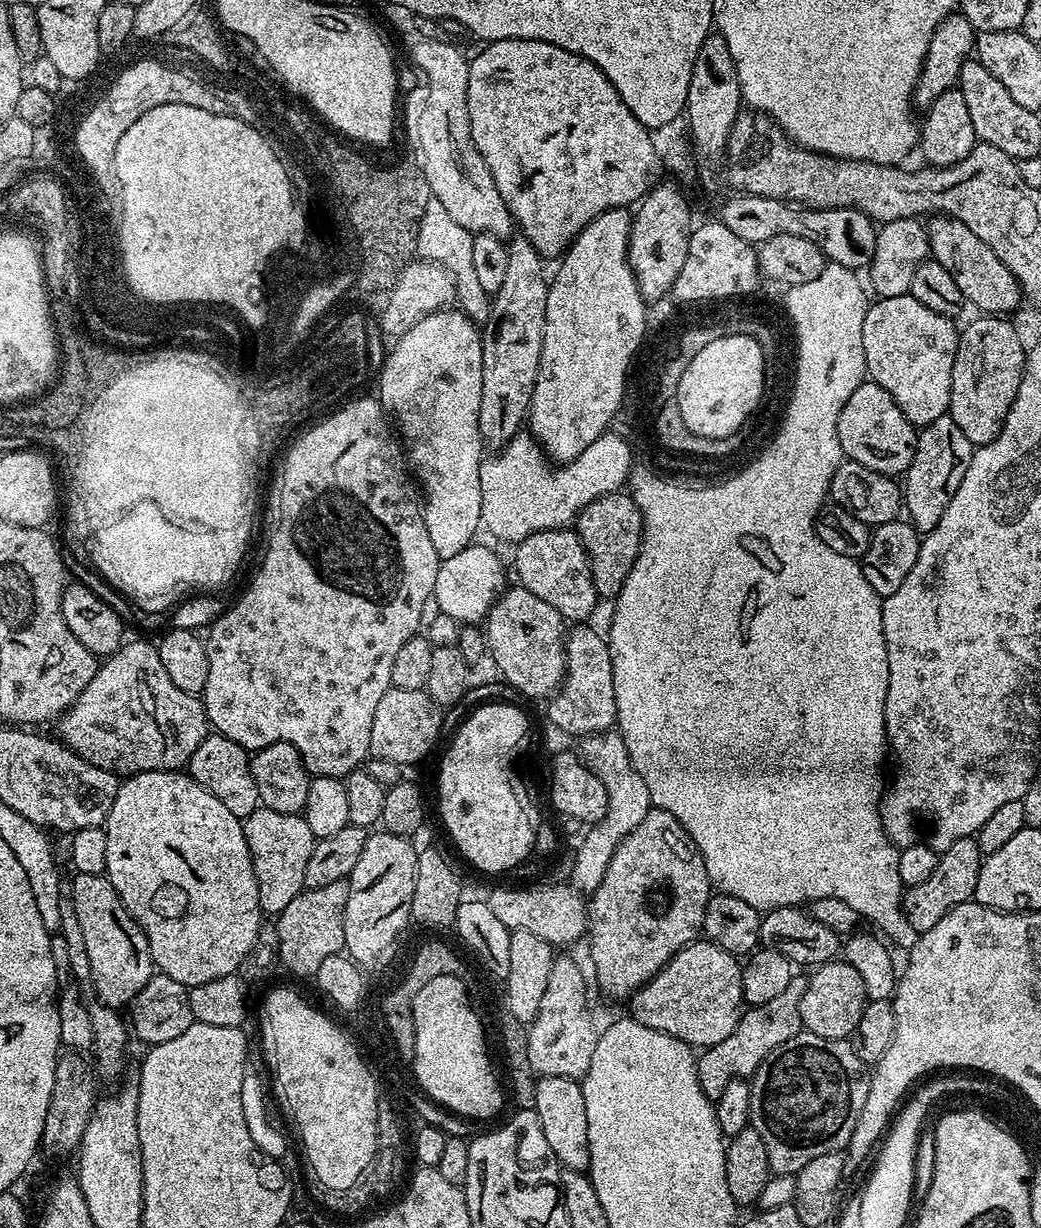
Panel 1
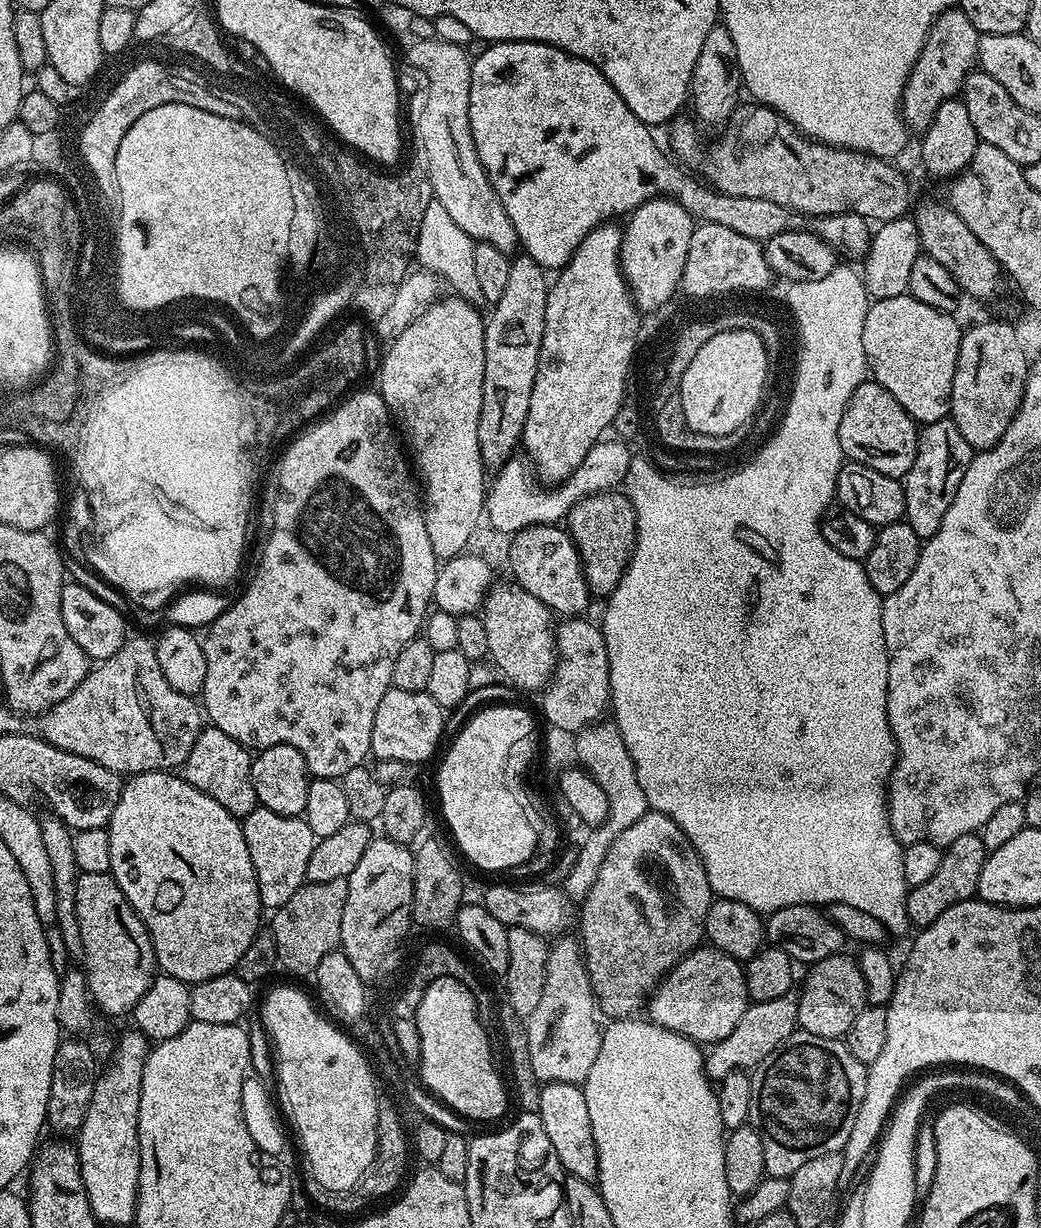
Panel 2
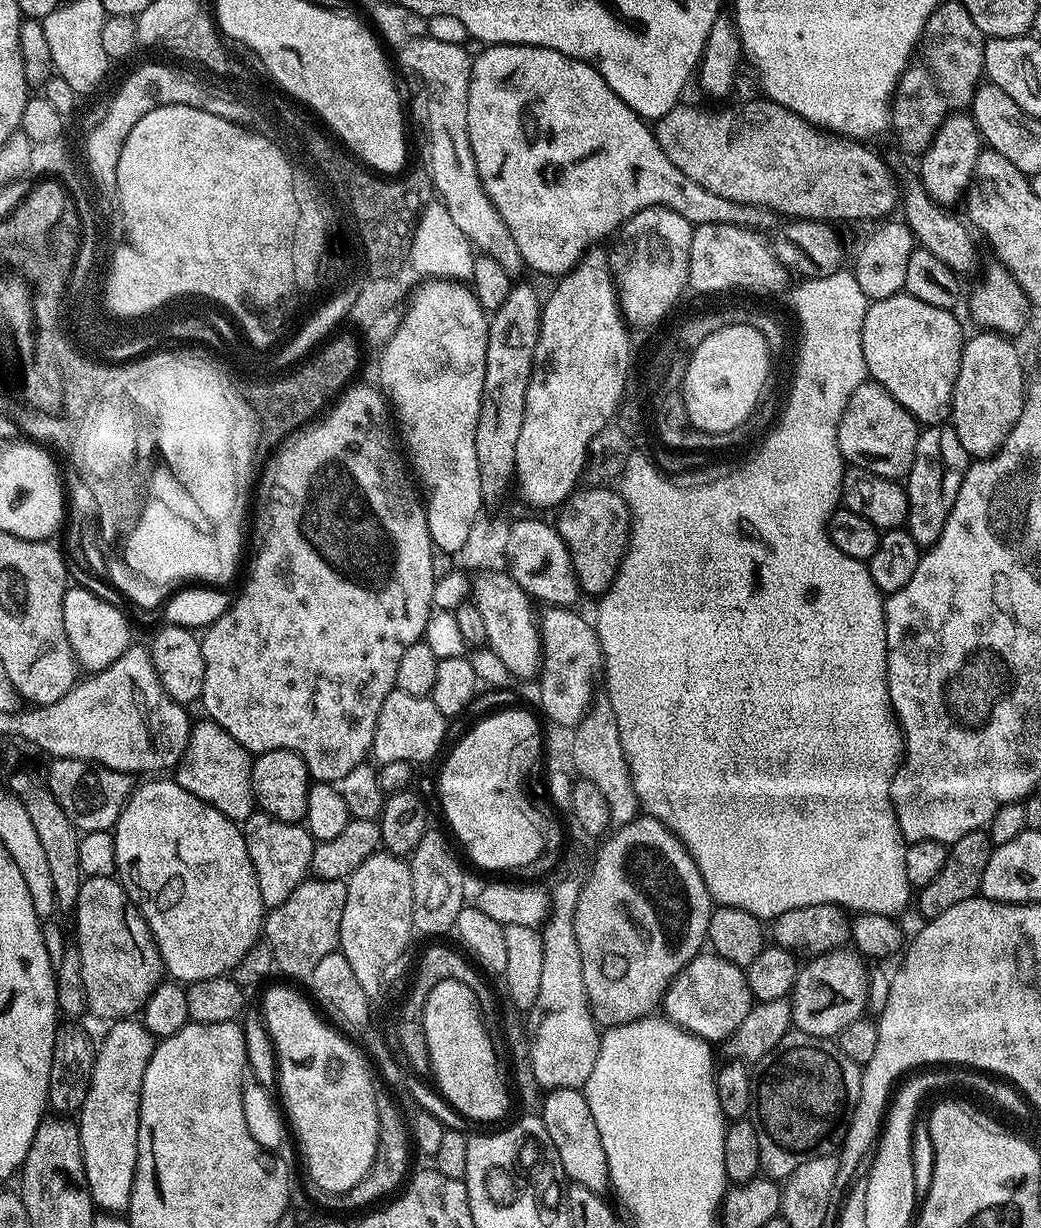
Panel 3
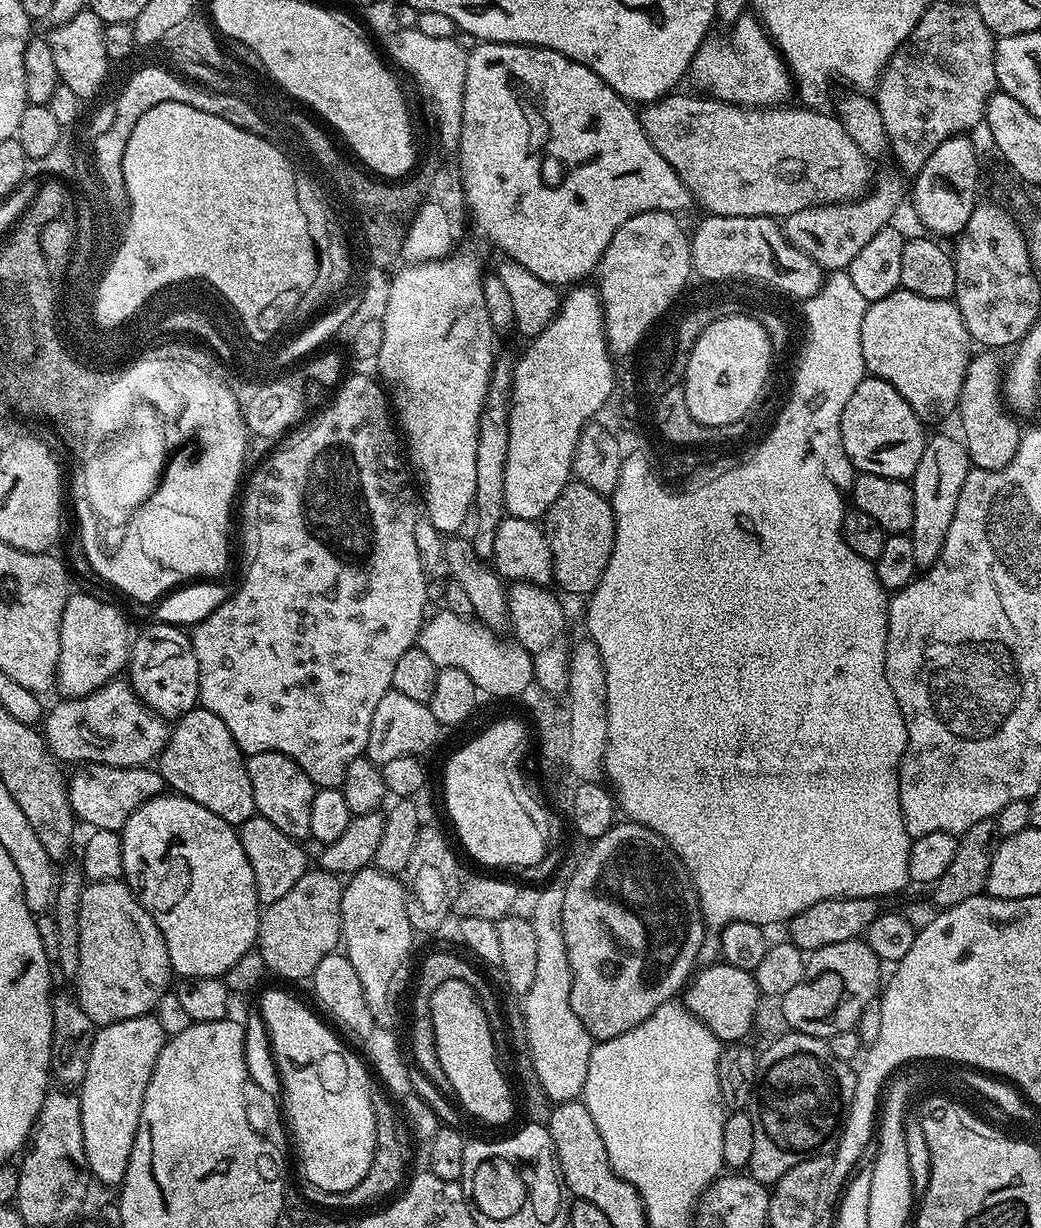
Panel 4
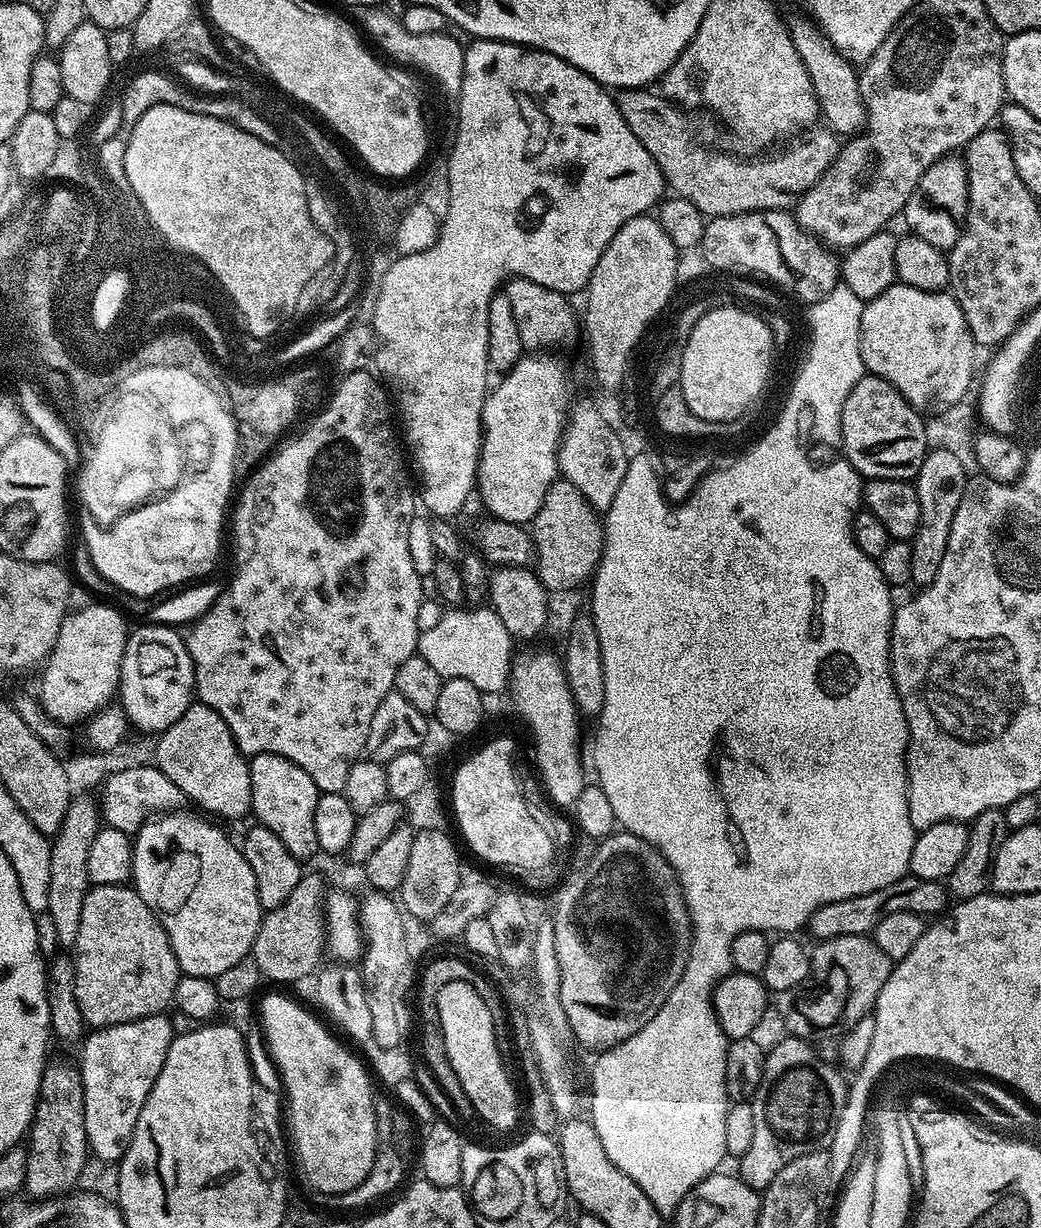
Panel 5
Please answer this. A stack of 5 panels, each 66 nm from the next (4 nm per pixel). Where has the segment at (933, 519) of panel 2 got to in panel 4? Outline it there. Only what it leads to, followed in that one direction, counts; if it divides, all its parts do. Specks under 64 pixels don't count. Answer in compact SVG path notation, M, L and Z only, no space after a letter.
M936 436L933 440L931 437L922 450L918 470L910 478L914 494L914 522L910 535L914 542L914 562L920 570L931 568L938 554L942 554L946 530L950 530L950 522L954 522L954 510L958 510L958 494L962 494L962 482L966 482L970 467L968 451L953 436Z

